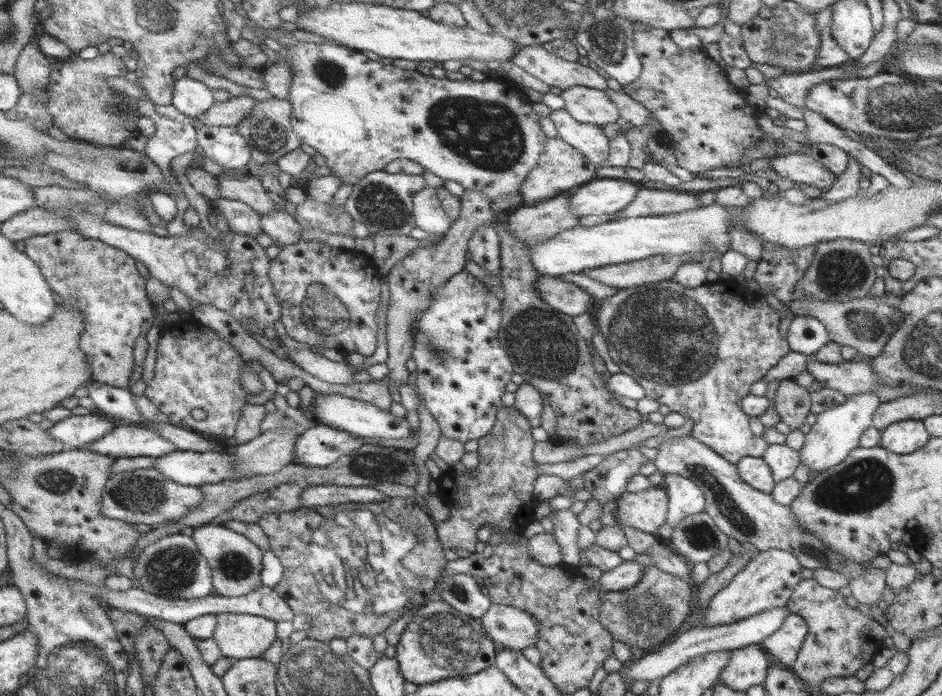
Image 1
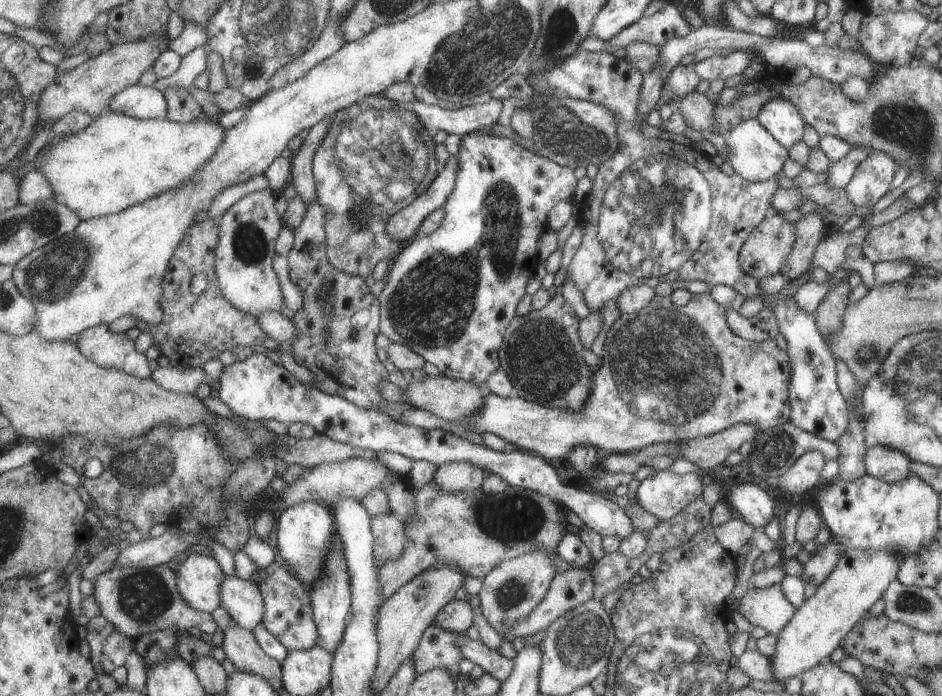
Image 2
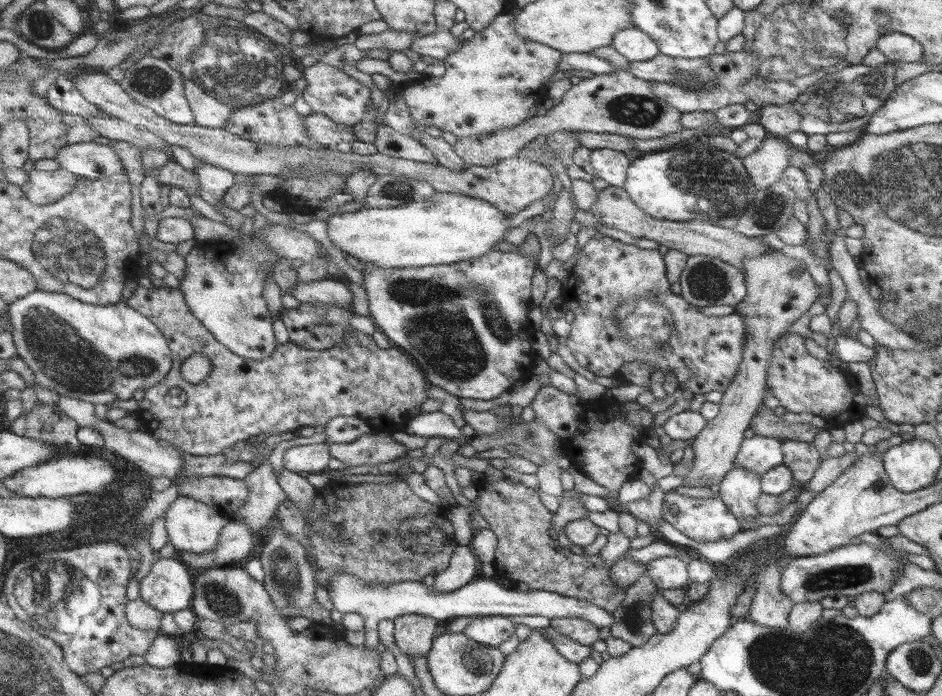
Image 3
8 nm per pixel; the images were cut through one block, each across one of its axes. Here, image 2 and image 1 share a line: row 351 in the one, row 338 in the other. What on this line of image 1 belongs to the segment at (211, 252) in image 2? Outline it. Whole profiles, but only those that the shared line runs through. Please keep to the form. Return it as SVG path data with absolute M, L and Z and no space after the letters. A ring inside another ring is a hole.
M190 316L189 320L174 319L173 324L162 331L161 338L156 348L156 365L154 369L155 376L146 383L144 394L152 404L170 418L171 423L177 426L183 426L215 438L230 438L235 436L236 426L238 425L240 414L244 406L249 404L264 405L268 400L272 400L277 391L282 390L281 385L275 381L273 374L258 360L245 361L240 351L230 345L226 339L222 339L218 333L215 333L208 326L203 326ZM244 367L250 367L262 381L264 390L260 394L250 394L242 388L240 382L240 373ZM203 408L207 412L204 420L196 420L192 417L192 410Z

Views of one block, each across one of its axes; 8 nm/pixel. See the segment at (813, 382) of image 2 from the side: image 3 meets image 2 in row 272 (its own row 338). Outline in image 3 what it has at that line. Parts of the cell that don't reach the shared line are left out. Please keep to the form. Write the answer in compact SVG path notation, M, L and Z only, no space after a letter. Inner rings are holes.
M600 233L594 234L584 246L568 282L564 284L562 298L566 303L565 308L575 315L565 344L578 364L596 376L612 377L623 364L640 359L648 362L652 370L660 368L665 374L673 371L679 384L687 386L694 396L712 390L726 392L743 362L747 334L744 318L736 313L707 317L681 295L676 295L676 298L670 296L666 273L664 258L658 249L644 250L632 244L622 244Z

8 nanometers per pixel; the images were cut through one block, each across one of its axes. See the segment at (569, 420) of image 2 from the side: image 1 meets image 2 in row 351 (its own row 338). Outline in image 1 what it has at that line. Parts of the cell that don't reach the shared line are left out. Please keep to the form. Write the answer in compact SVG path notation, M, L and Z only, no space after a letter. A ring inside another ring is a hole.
M732 277L696 288L670 280L620 289L598 302L591 312L596 328L607 339L612 360L624 374L634 377L645 388L646 398L668 406L672 412L692 418L691 436L736 466L745 457L761 458L767 453L768 442L750 432L748 414L738 406L738 401L750 394L750 386L754 382L764 378L791 352L790 343L778 332L782 314L787 313L789 308L774 312L764 297L752 296L740 288Z

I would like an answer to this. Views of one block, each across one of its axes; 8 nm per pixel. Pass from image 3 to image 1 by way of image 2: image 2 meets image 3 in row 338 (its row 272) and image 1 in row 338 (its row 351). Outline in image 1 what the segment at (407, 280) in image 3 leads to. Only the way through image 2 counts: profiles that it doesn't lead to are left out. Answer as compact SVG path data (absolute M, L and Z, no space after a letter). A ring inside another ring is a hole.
M464 270L432 291L429 306L413 322L411 358L417 364L416 388L424 406L440 425L441 435L465 444L468 440L486 437L494 428L502 409L500 396L506 392L506 384L510 384L515 371L510 352L500 342L500 320L503 320L500 300L482 286L482 281L478 282Z

